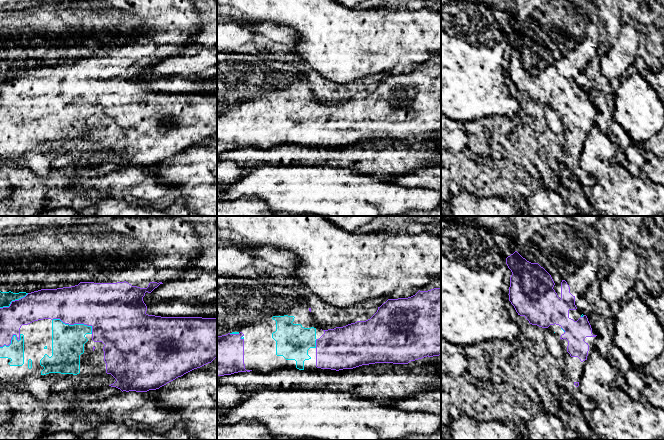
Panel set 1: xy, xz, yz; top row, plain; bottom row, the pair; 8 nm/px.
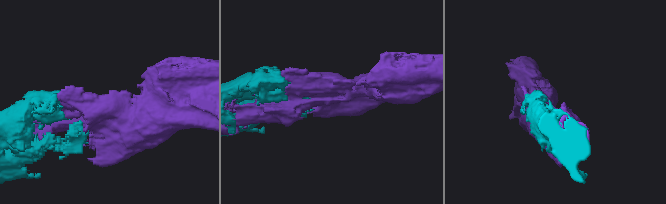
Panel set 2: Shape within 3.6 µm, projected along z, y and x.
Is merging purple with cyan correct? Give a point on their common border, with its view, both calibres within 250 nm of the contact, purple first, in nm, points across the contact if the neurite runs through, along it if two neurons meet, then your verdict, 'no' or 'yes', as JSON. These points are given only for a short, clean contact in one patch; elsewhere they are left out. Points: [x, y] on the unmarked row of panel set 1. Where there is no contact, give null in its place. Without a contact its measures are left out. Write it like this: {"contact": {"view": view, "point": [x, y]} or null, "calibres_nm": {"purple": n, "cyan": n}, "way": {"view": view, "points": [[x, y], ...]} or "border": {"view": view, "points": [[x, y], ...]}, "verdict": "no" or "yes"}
{"contact": {"view": "xy", "point": [75, 99]}, "calibres_nm": {"purple": 360, "cyan": 260}, "verdict": "yes"}

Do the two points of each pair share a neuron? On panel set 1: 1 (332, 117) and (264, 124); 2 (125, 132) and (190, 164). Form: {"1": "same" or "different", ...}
{"1": "same", "2": "different"}

